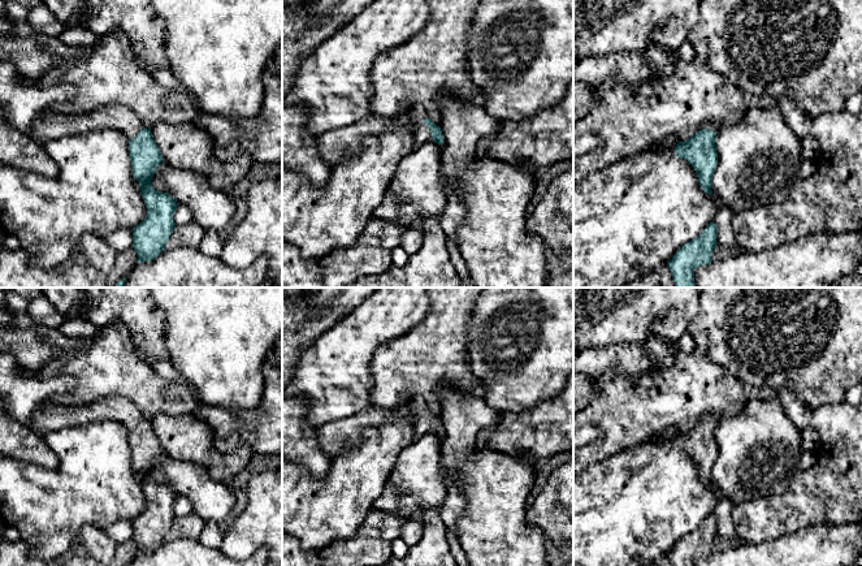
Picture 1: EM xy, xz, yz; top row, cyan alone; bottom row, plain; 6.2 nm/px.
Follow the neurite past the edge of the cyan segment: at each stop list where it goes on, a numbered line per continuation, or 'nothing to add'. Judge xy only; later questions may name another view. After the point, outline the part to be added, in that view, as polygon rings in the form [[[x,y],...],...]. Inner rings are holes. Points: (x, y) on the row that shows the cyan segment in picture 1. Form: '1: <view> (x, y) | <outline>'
1: xy (50, 125) | [[[109,104],[82,115],[62,115],[48,109],[35,120],[33,138],[46,144],[68,135],[116,129],[130,141],[143,128],[140,118],[130,108],[118,104]]]

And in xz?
1: xz (334, 146) | [[[371,116],[369,118],[359,121],[351,126],[319,135],[317,147],[322,159],[333,169],[345,157],[351,157],[360,152],[364,137],[380,135],[386,130],[395,130],[400,126],[413,128],[413,148],[417,148],[425,142],[433,141],[430,130],[423,120],[415,118],[411,121],[408,117],[381,118]]]

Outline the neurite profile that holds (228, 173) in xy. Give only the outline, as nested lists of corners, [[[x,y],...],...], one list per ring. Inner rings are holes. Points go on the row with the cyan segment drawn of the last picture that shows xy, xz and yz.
[[[194,121],[177,125],[160,122],[151,128],[151,133],[166,163],[204,176],[217,190],[233,189],[247,177],[255,163],[247,152],[229,161],[218,160],[212,138]]]

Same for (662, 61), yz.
[[[649,39],[646,47],[641,51],[641,53],[651,68],[651,74],[646,79],[637,82],[637,92],[649,95],[651,92],[653,85],[659,78],[675,70],[679,53],[677,51],[673,51],[671,48],[664,49],[663,44],[654,39]]]

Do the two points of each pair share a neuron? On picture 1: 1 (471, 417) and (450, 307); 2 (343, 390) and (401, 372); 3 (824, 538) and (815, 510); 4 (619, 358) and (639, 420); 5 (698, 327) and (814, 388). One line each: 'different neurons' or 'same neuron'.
1: different neurons
2: different neurons
3: different neurons
4: different neurons
5: same neuron

